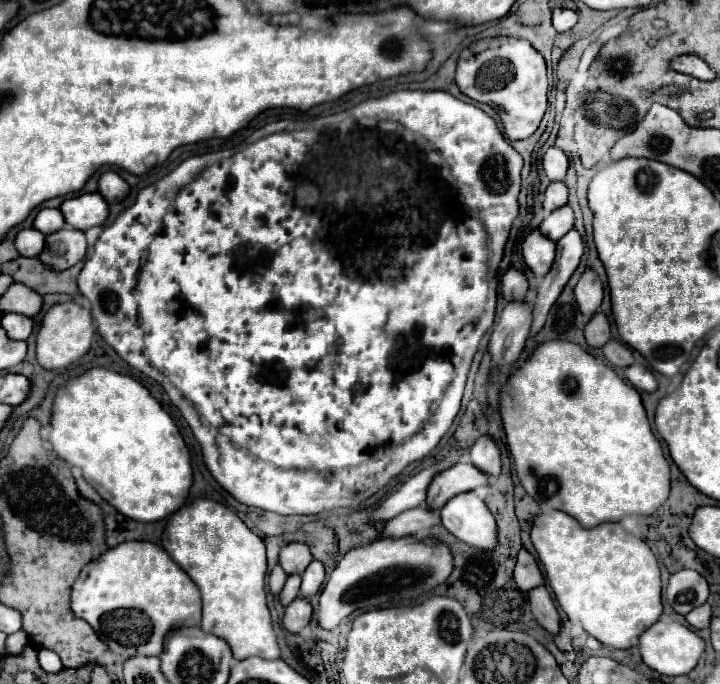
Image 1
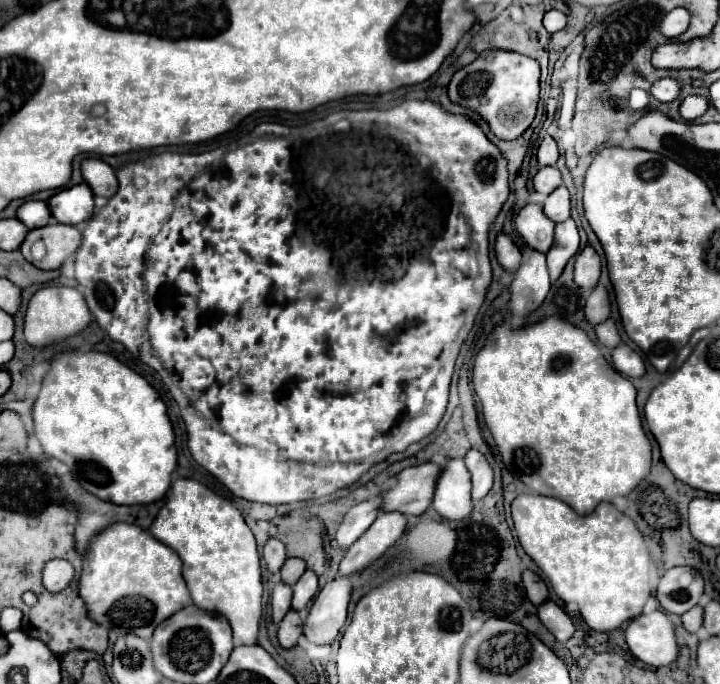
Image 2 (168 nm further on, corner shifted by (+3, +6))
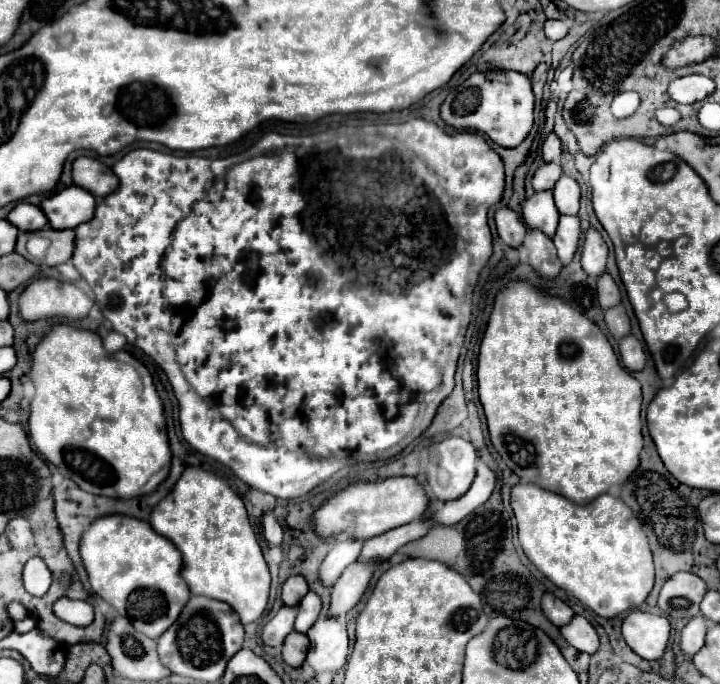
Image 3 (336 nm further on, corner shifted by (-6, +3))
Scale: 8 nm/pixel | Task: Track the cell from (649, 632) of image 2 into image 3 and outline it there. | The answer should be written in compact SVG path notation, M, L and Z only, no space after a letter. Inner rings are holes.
M634 610L622 622L622 636L638 656L658 660L668 644L670 622L664 616Z

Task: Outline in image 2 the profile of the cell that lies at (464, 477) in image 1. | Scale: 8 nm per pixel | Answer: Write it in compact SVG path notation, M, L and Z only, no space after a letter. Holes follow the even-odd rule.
M423 463L403 469L397 475L397 483L385 495L381 511L401 511L405 515L421 515L433 501L437 477L441 477L443 465Z

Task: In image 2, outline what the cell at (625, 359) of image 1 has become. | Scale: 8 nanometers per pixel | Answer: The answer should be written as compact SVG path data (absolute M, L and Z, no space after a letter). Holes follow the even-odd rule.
M607 319L601 325L597 325L595 333L597 333L599 343L603 343L607 349L615 349L617 345L621 345L621 337L617 333L617 327L615 327L613 319Z

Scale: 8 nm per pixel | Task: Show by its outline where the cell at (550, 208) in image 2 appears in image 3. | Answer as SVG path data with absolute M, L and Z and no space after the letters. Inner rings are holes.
M562 176L556 186L554 186L554 200L556 208L560 214L578 214L578 204L580 204L580 186L574 178Z

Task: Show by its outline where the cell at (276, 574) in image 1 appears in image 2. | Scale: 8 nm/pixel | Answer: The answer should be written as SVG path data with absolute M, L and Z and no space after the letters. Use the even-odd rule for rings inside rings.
M269 539L265 549L263 549L263 559L267 563L267 569L271 575L279 575L279 569L283 567L287 555L285 555L285 545L279 539Z

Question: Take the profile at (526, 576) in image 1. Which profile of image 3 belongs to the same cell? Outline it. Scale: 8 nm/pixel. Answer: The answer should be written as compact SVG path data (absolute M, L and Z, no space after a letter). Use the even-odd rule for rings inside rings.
M546 592L544 598L542 598L542 610L544 610L546 618L552 624L556 624L558 628L566 626L574 618L574 610L566 602L562 602L556 596L552 596L550 592Z

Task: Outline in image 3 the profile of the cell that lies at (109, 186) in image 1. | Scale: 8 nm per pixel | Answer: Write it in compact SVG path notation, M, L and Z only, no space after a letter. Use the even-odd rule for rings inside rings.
M80 156L72 162L72 180L98 198L112 194L120 184L108 166L88 156Z

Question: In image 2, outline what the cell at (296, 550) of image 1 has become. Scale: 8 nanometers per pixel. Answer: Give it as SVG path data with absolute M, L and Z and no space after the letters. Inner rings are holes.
M289 557L281 567L281 579L289 585L295 585L297 579L303 575L303 571L305 571L305 561L299 557Z

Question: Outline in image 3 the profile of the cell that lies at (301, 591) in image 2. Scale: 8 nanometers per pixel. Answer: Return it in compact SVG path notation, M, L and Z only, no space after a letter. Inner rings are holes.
M308 592L304 596L304 600L298 604L298 616L294 622L294 630L300 634L308 634L308 630L314 626L314 622L318 620L322 602L314 592Z

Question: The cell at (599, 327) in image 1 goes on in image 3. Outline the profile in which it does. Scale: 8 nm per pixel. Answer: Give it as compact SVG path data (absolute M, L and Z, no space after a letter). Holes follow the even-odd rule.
M604 272L598 278L598 300L600 300L602 308L610 308L614 304L620 304L620 290L608 272Z

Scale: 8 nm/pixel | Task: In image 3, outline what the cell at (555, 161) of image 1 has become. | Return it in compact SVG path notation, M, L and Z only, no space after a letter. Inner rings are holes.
M550 132L542 144L542 158L544 162L546 160L560 160L560 154L562 154L562 148L560 148L560 138Z

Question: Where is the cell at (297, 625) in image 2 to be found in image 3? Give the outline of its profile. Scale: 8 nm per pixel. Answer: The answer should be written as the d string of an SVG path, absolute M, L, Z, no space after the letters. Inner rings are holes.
M292 632L292 634L284 640L284 646L282 646L282 660L284 660L288 666L298 668L298 666L304 664L308 648L310 648L308 636L298 636L298 632Z

